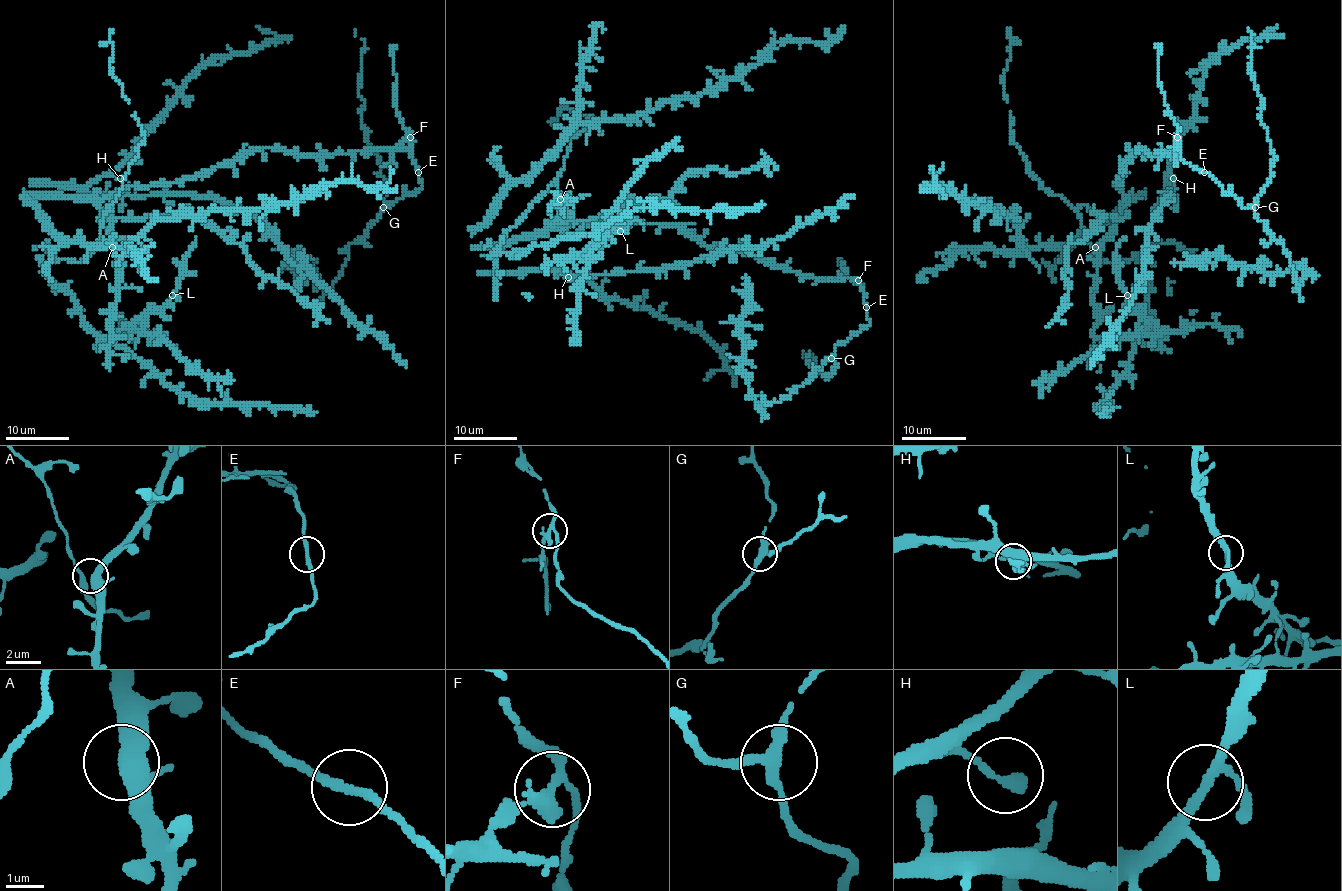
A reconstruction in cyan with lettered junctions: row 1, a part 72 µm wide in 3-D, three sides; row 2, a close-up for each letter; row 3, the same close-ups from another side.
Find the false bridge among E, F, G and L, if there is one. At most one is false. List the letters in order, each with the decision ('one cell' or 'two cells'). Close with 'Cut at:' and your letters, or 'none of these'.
E: one cell
F: two cells
G: one cell
L: one cell
Cut at: F

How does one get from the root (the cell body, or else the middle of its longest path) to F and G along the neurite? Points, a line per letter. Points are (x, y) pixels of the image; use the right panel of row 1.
F: (1202, 172), (1193, 168), (1180, 156), (1177, 136)
G: (1202, 172), (1226, 194), (1233, 194), (1244, 207), (1255, 207)

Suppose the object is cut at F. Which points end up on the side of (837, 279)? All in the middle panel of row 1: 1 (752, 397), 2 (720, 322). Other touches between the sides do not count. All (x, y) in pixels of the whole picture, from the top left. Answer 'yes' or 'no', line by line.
1: no
2: no

